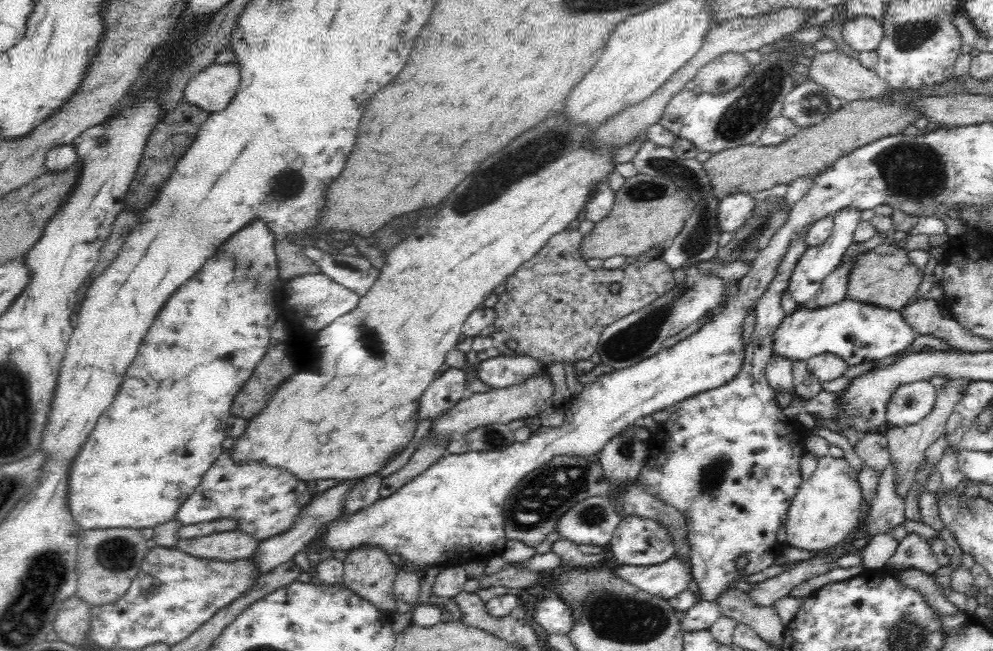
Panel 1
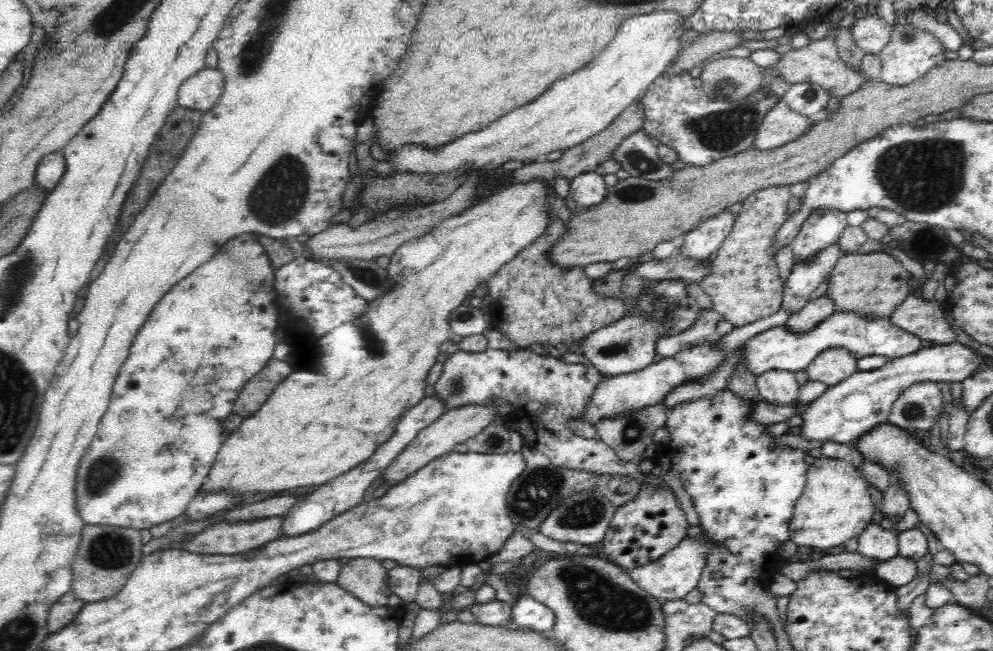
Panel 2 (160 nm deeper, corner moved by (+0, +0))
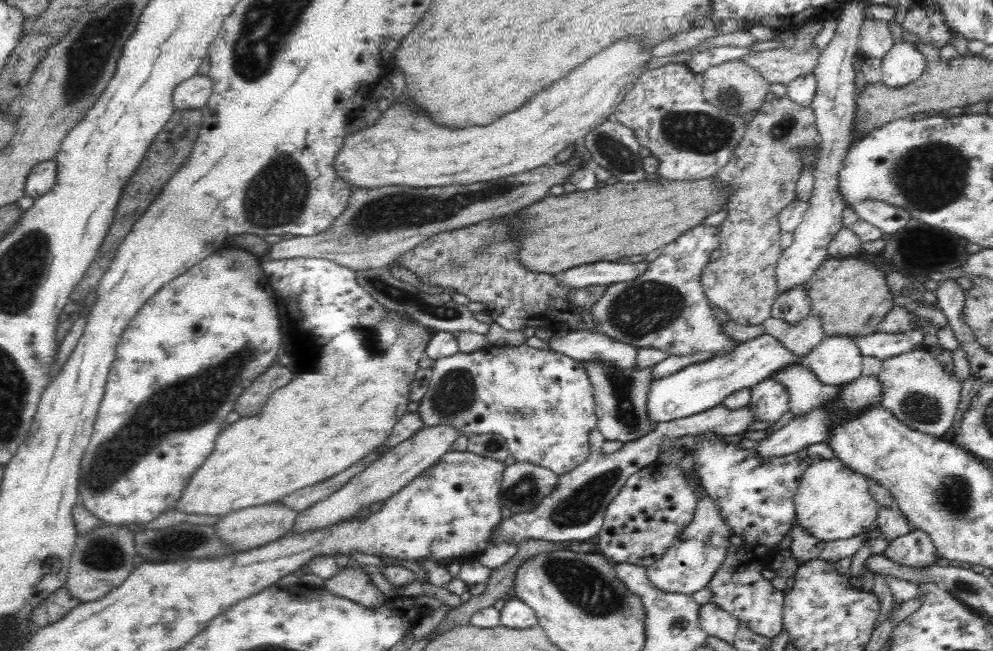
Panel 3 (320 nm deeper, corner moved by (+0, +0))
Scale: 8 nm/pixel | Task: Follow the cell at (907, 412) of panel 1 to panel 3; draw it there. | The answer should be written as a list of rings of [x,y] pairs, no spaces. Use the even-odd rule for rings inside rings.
[[[916,346],[892,358],[882,359],[876,379],[882,391],[881,405],[891,411],[902,424],[937,438],[952,428],[961,400],[963,381],[954,375],[953,370],[946,371],[926,346]]]

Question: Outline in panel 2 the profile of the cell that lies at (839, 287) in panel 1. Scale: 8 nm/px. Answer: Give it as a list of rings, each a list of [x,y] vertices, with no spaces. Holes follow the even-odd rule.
[[[819,293],[810,304],[804,306],[796,314],[790,315],[784,322],[783,329],[787,332],[800,334],[812,332],[834,313],[830,297]]]

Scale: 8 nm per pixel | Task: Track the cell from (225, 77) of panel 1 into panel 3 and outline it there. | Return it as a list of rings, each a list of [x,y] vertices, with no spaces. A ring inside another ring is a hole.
[[[195,75],[172,90],[175,111],[201,109],[211,96],[212,82],[207,76]]]

